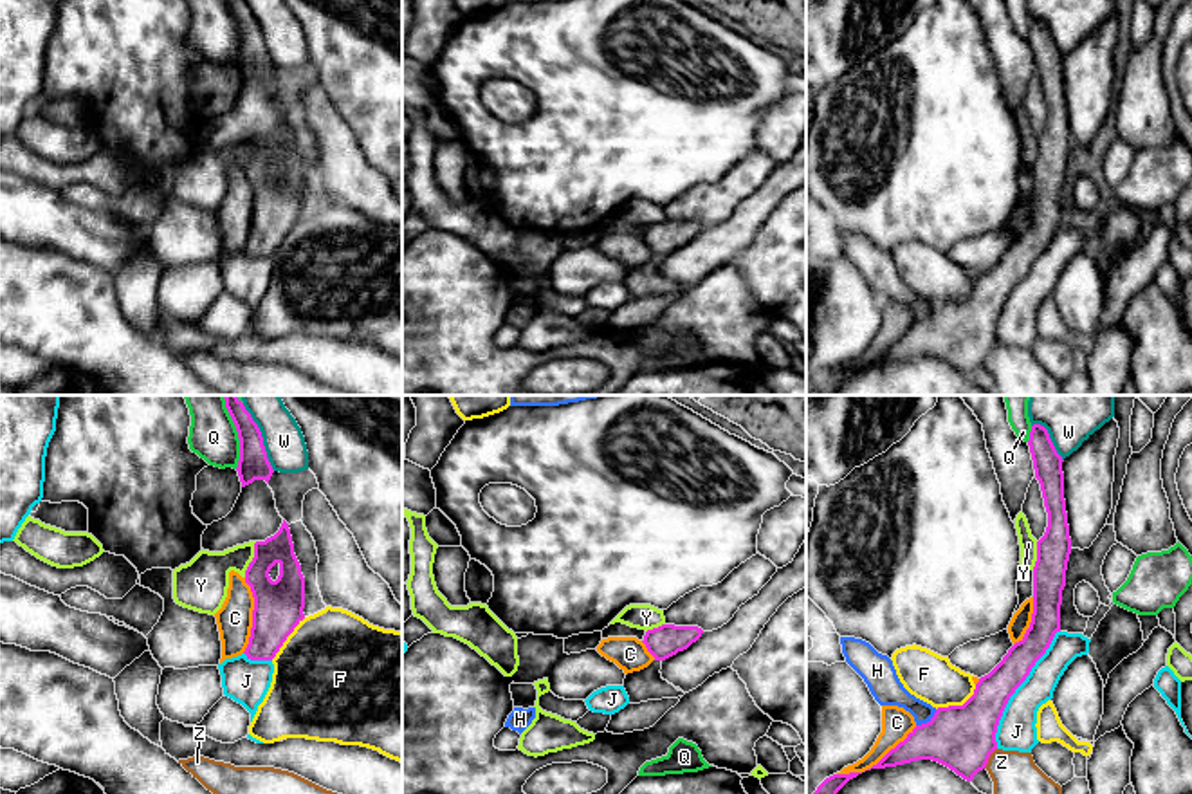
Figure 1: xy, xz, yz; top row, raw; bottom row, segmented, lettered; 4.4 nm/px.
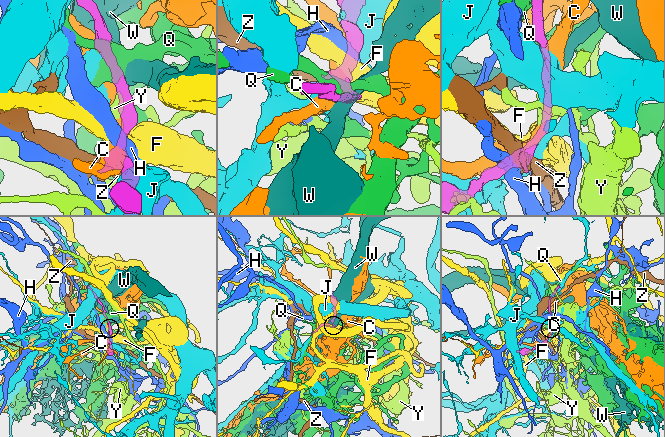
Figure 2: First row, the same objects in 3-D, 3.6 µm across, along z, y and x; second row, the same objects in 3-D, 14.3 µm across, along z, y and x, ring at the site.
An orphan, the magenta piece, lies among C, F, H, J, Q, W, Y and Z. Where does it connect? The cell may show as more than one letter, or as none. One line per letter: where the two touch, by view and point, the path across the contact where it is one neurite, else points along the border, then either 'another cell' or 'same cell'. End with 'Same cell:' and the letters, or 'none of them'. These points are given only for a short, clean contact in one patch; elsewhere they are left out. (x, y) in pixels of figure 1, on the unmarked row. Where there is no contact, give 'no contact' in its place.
C: yz (879, 358) | same cell
F: yz (958, 302) | another cell
H: yz (927, 318) | along yz (936, 305), (926, 318), (916, 322) | another cell
J: yz (1016, 284) | another cell
Q: xy (238, 33) | another cell
W: xy (262, 33) | another cell
Y: xy (253, 156) | along xy (256, 138), (253, 156), (244, 172) | another cell
Z: yz (989, 352) | another cell
Same cell: C

